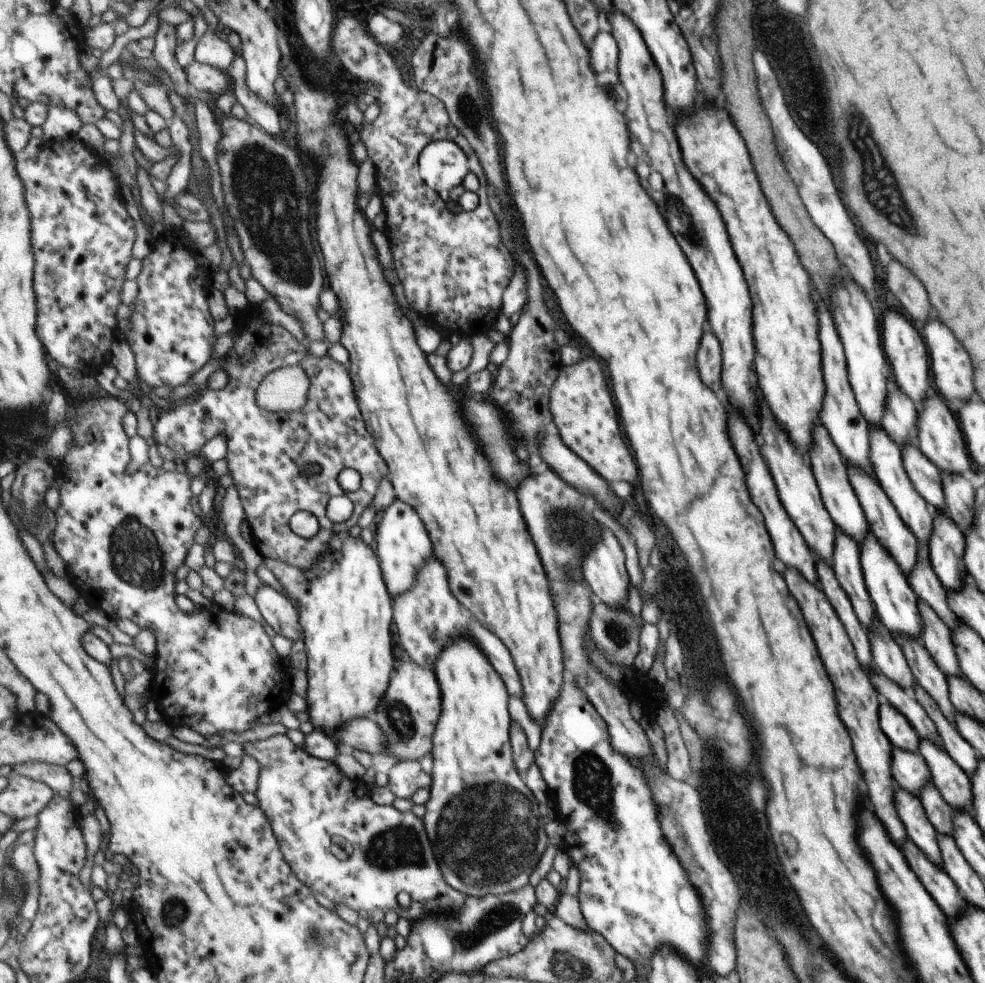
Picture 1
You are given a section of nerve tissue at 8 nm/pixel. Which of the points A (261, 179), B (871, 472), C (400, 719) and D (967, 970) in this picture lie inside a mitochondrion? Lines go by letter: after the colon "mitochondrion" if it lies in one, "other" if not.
A: mitochondrion
B: other
C: mitochondrion
D: other

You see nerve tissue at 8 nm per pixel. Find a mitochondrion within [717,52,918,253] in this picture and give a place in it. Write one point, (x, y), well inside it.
(813, 75)

